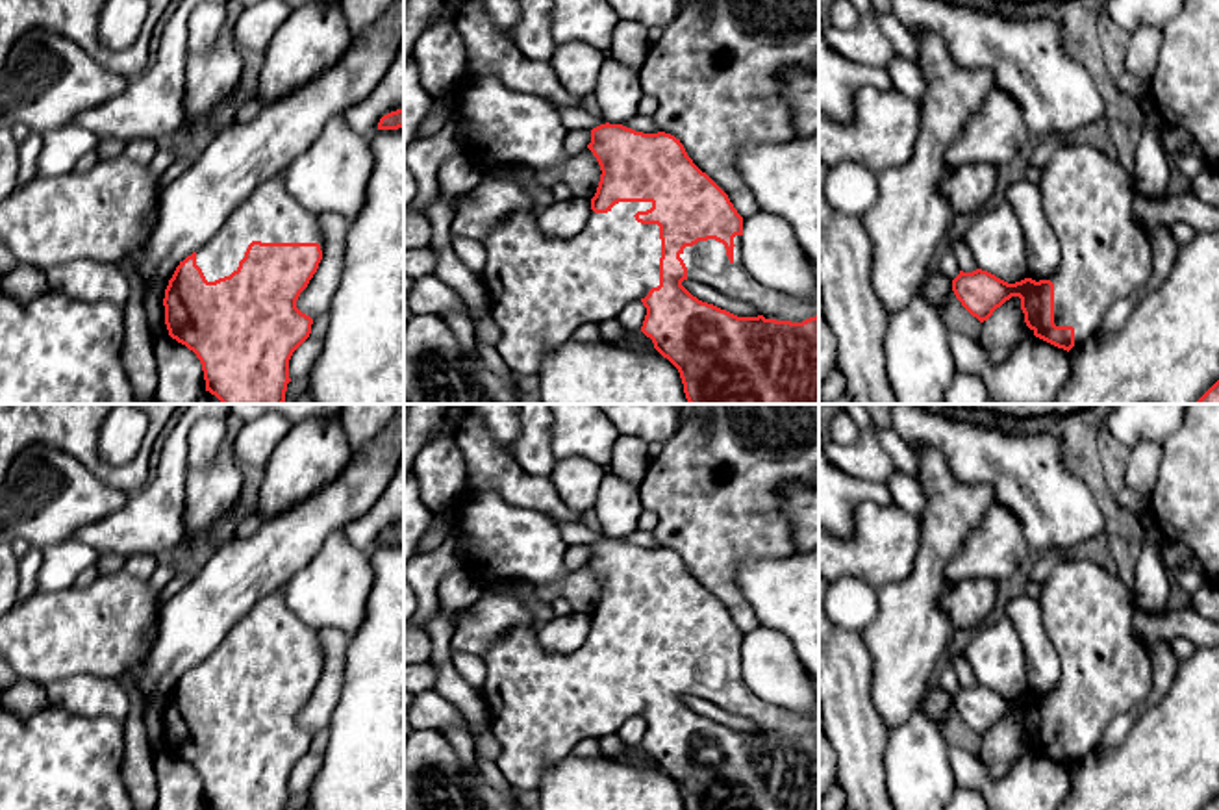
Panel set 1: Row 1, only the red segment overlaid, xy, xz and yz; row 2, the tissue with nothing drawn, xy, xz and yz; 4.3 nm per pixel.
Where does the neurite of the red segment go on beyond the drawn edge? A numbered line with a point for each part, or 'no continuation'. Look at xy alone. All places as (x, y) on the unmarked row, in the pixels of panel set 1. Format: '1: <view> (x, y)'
1: xy (269, 629)

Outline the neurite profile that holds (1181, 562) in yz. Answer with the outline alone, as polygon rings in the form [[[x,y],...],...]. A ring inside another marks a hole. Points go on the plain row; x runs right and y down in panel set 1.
[[[1165,539],[1162,558],[1167,573],[1186,593],[1193,595],[1202,584],[1206,584],[1206,575],[1199,558],[1182,541]]]

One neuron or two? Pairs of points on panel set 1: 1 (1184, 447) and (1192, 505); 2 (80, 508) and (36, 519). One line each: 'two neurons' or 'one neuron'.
1: one neuron
2: one neuron

